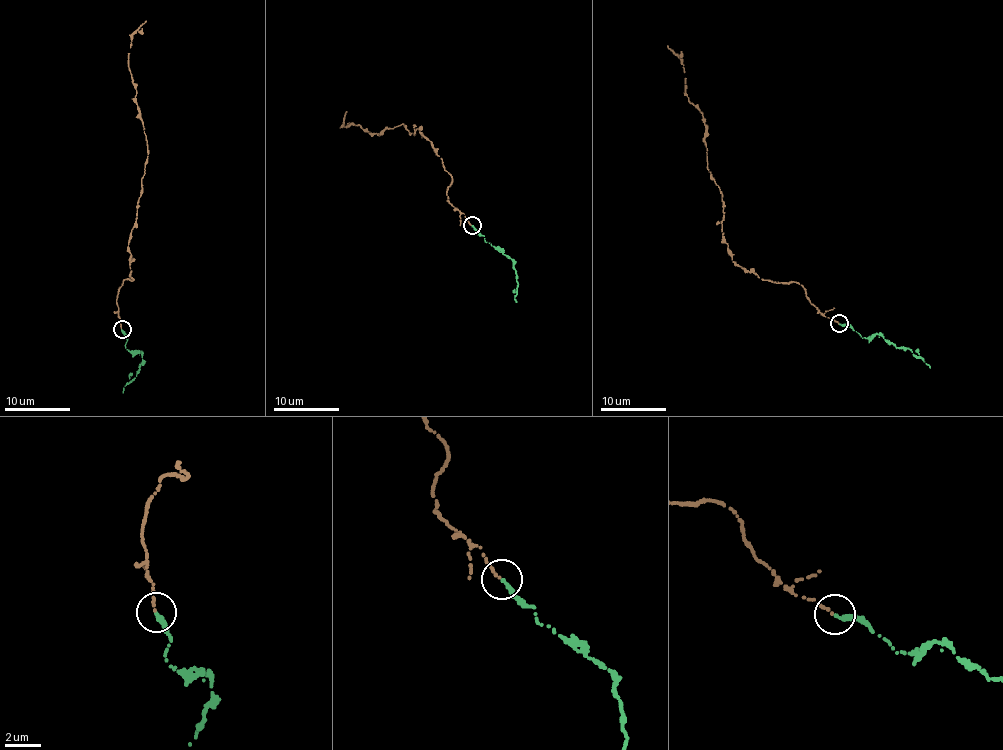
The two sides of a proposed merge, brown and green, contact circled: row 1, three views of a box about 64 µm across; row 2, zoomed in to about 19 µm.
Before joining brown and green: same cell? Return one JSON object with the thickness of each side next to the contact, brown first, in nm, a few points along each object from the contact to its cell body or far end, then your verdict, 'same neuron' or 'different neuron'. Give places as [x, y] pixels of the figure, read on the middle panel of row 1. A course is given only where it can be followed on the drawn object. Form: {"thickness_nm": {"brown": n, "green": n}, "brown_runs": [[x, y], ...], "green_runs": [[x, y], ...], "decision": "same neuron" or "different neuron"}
{"thickness_nm": {"brown": 170, "green": 260}, "brown_runs": [[470, 224], [451, 205], [452, 176], [419, 128], [408, 134], [403, 124], [378, 134], [344, 127], [347, 111]], "green_runs": [[472, 226], [512, 260], [518, 282], [514, 299], [517, 301]], "decision": "same neuron"}

